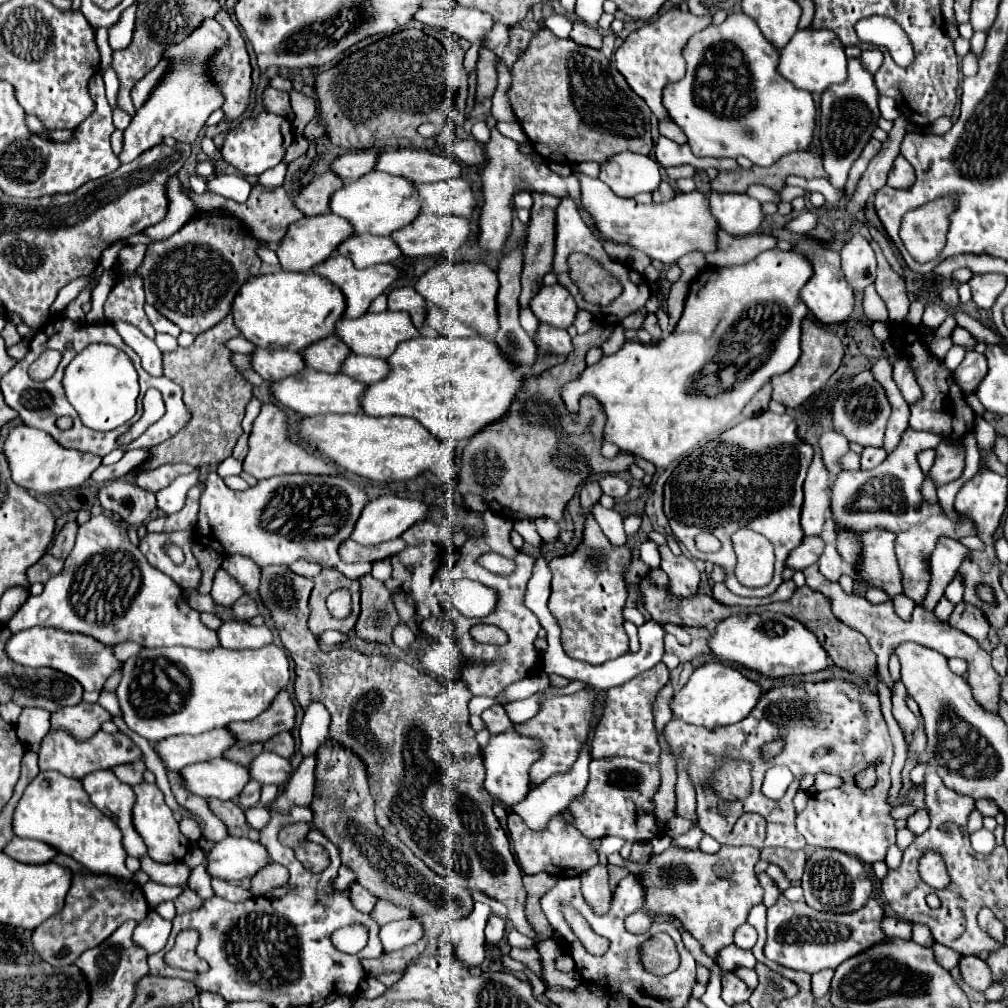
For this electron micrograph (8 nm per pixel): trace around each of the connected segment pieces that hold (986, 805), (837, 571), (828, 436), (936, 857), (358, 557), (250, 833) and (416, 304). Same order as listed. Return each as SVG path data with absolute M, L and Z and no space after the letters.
M979 799L975 801L975 808L984 816L995 817L1000 812L996 803L989 799Z
M826 522L820 538L824 540L824 552L818 560L818 568L828 580L838 582L844 568L842 568L842 556L836 550L836 534L832 530L832 522Z
M830 430L830 432L824 432L822 438L820 438L820 448L822 448L822 458L824 458L824 464L832 476L832 480L836 478L836 474L840 474L840 466L838 466L838 458L842 454L846 454L850 448L848 448L848 440Z
M926 850L920 858L918 870L920 870L920 878L926 884L930 884L932 888L948 888L950 878L948 878L946 864L944 864L944 858L940 856L940 852Z
M402 538L388 540L388 542L382 542L376 546L360 546L358 542L346 540L338 552L344 562L378 562L384 558L392 558L394 554L402 552L404 548L406 548L406 542Z
M218 800L218 806L210 806L210 810L228 826L230 836L244 836L250 840L258 840L260 832L254 830L244 816L244 810L236 802L222 802Z
M410 286L394 288L388 294L388 310L404 310L410 314L416 328L424 326L426 318L426 300Z

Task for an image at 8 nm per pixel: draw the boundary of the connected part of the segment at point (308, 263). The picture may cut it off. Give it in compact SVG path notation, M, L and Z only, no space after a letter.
M332 212L322 214L322 216L302 218L302 220L294 222L288 228L286 238L282 240L282 244L276 250L276 254L280 258L280 264L282 264L282 270L308 272L310 268L324 262L336 250L336 246L340 246L340 242L344 242L344 238L350 238L352 234L354 234L352 224L346 218L340 218L340 216L332 214Z

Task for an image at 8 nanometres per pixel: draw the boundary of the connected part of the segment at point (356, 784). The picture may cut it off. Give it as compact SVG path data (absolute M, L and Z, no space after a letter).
M326 740L318 748L312 810L314 826L332 838L340 850L342 864L350 866L356 872L356 882L368 888L374 896L410 908L424 924L426 916L434 916L434 912L454 912L454 916L468 916L472 912L474 900L468 888L446 884L444 878L434 874L420 858L416 858L398 836L376 824L366 766L352 754L352 750L344 750L338 742Z

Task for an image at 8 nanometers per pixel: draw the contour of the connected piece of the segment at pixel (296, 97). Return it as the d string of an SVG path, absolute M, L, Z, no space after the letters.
M294 90L294 92L290 92L290 102L292 102L294 114L296 114L292 124L294 124L294 130L300 134L306 128L306 124L316 116L316 100Z

